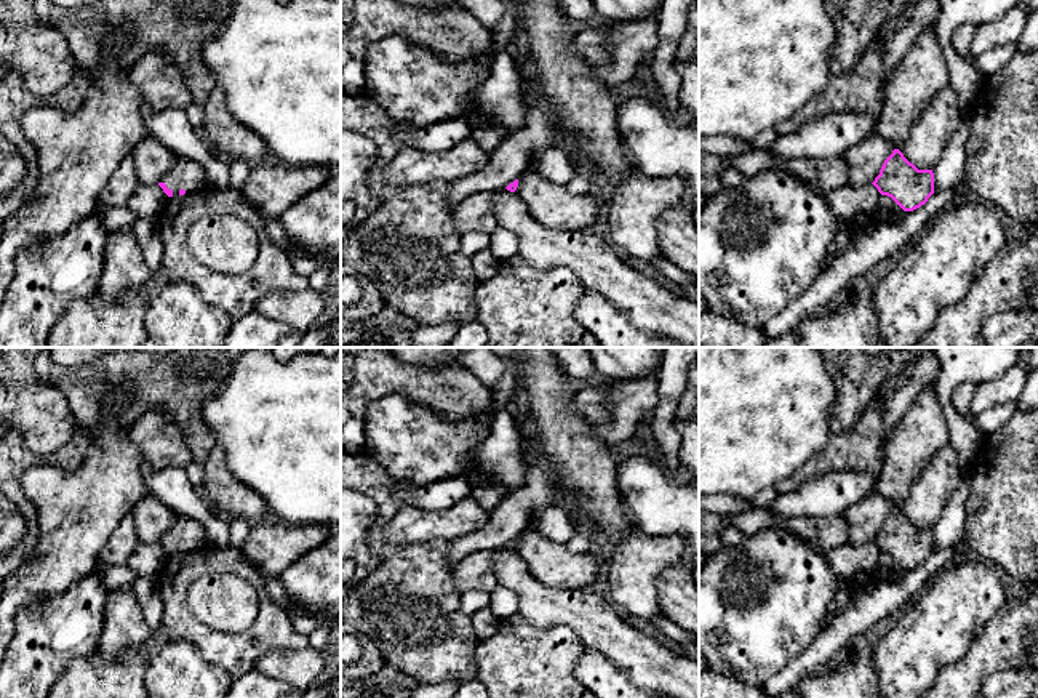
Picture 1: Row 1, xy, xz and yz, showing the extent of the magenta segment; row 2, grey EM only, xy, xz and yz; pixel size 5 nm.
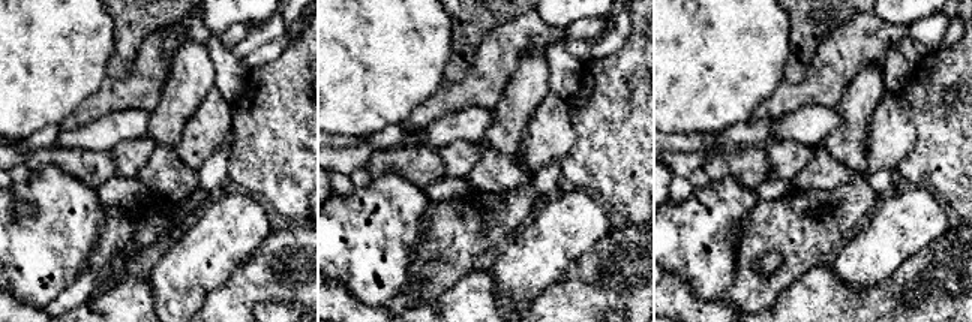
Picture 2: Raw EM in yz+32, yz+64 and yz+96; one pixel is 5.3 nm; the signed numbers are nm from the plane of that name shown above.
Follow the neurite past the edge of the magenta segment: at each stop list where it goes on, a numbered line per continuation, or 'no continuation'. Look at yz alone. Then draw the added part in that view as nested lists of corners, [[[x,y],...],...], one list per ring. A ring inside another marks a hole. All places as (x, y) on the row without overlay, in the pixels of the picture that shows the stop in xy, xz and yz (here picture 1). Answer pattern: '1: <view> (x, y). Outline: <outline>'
no continuation

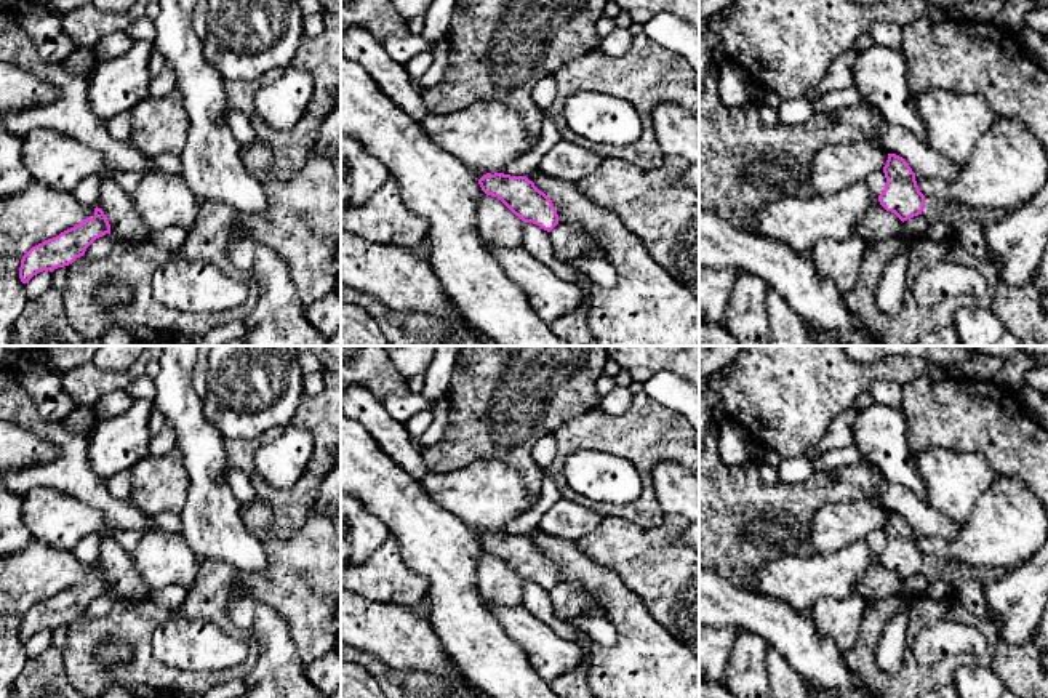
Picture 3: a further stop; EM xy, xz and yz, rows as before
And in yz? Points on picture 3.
no continuation

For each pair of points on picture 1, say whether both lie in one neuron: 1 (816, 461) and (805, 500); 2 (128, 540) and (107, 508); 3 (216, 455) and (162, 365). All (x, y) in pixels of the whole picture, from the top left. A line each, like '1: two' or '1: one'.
1: two
2: two
3: two

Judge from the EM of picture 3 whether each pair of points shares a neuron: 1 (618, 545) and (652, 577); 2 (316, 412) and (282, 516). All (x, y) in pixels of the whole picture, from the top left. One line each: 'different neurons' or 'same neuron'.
1: same neuron
2: same neuron

